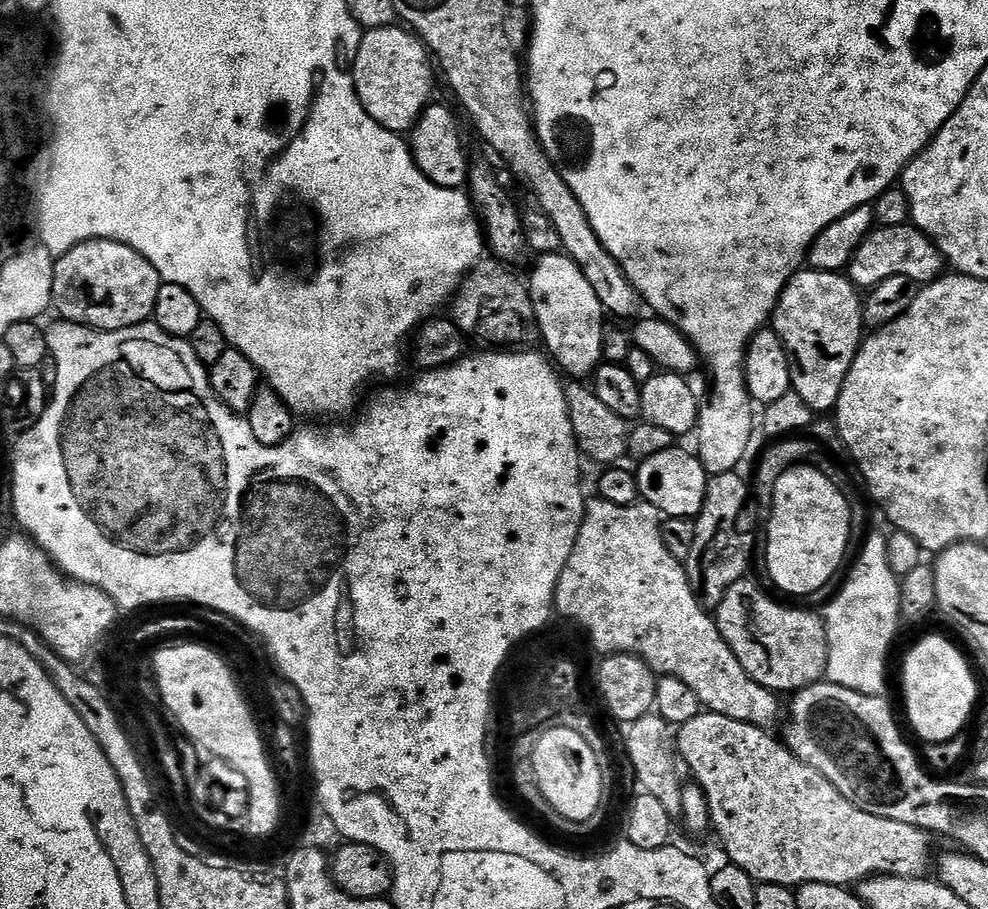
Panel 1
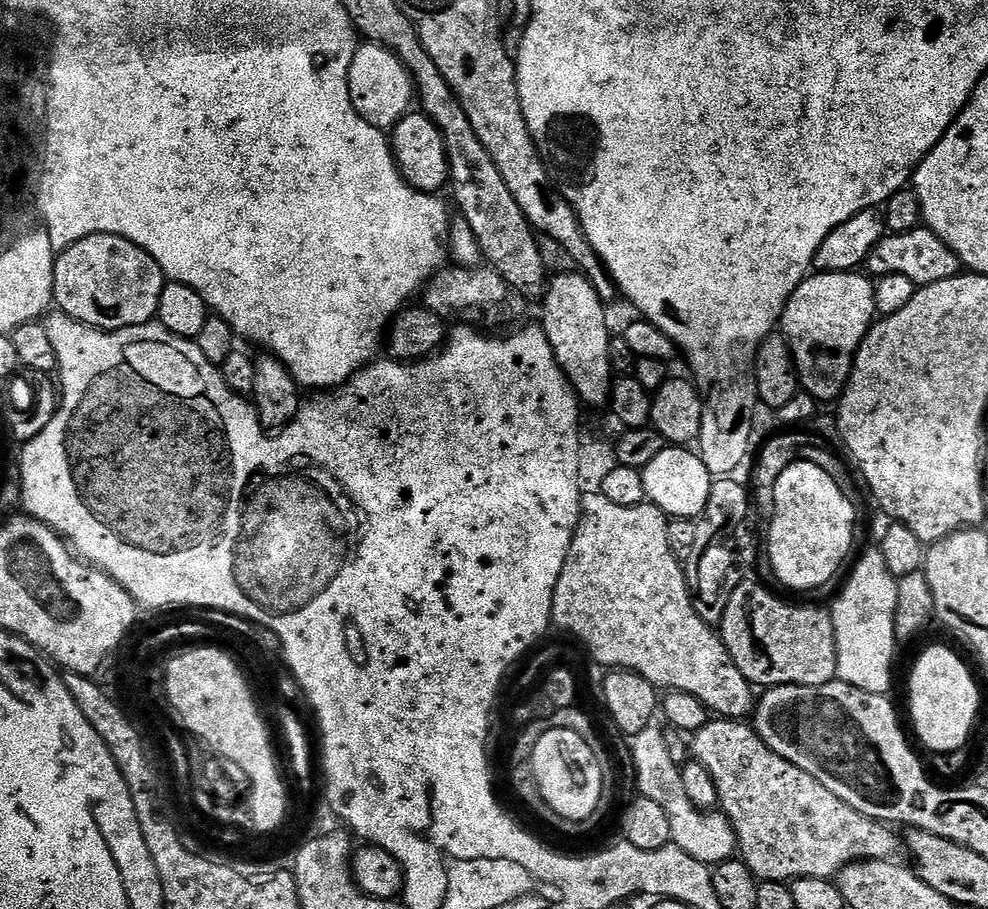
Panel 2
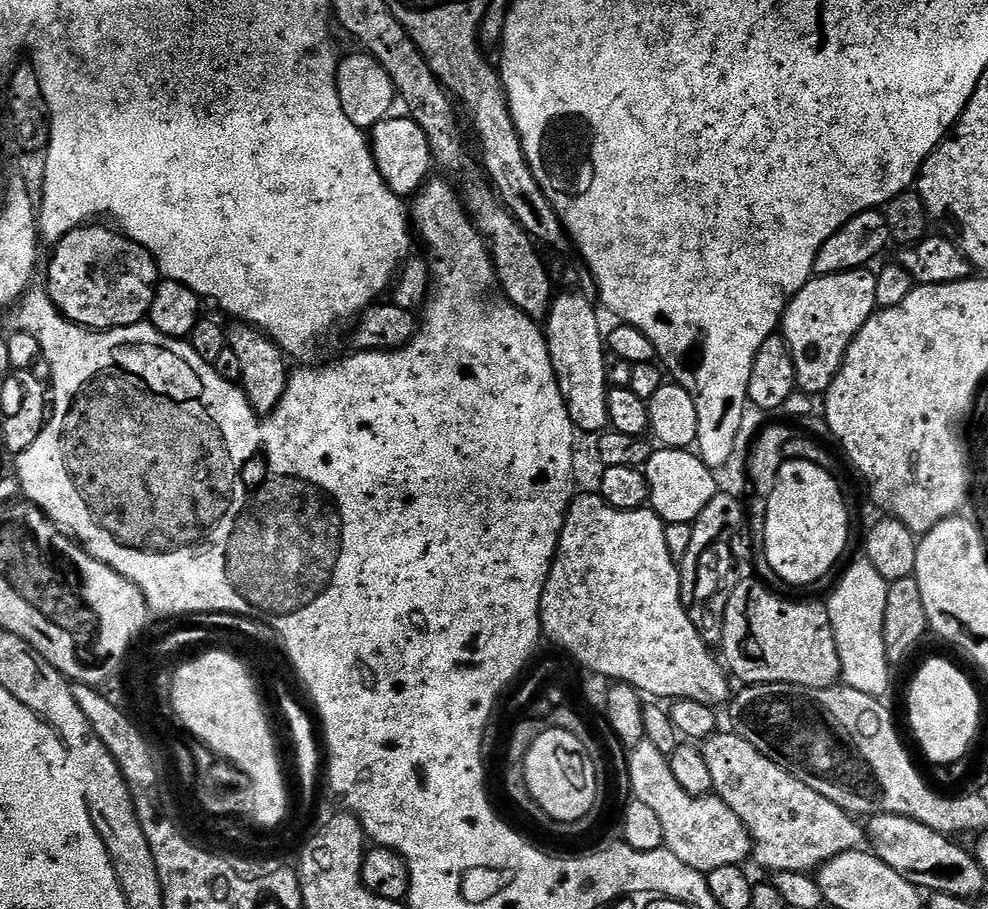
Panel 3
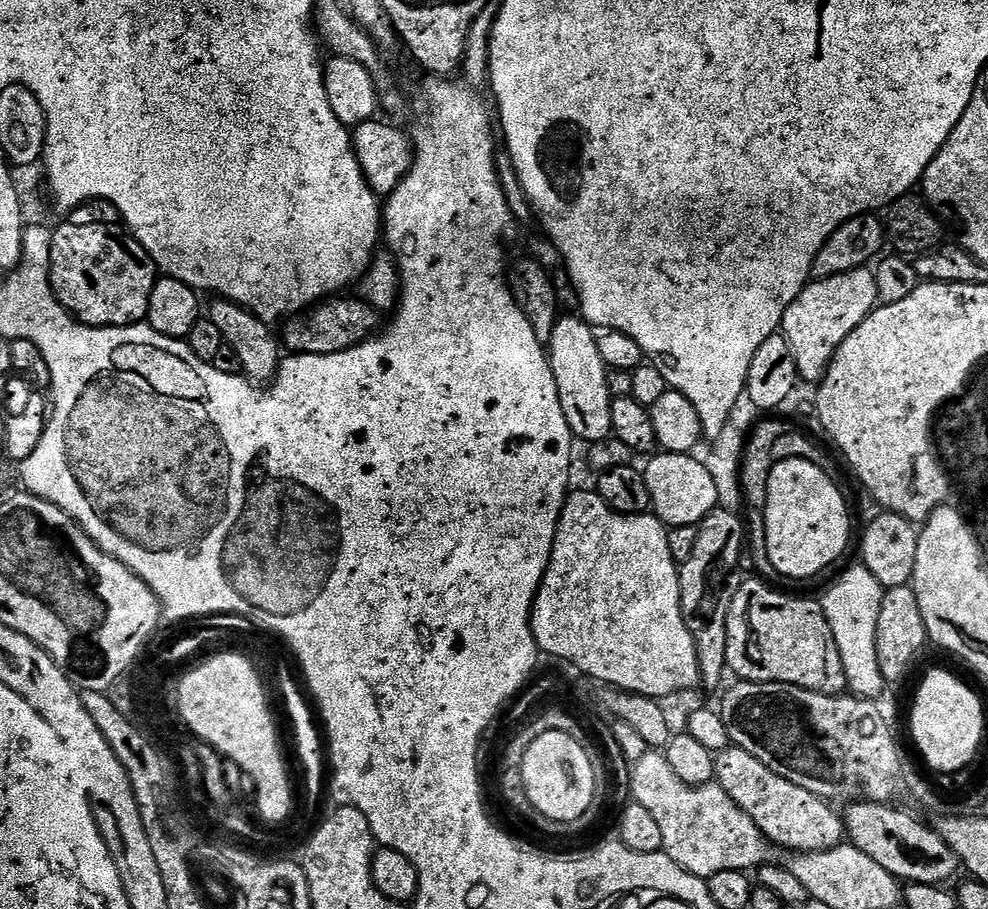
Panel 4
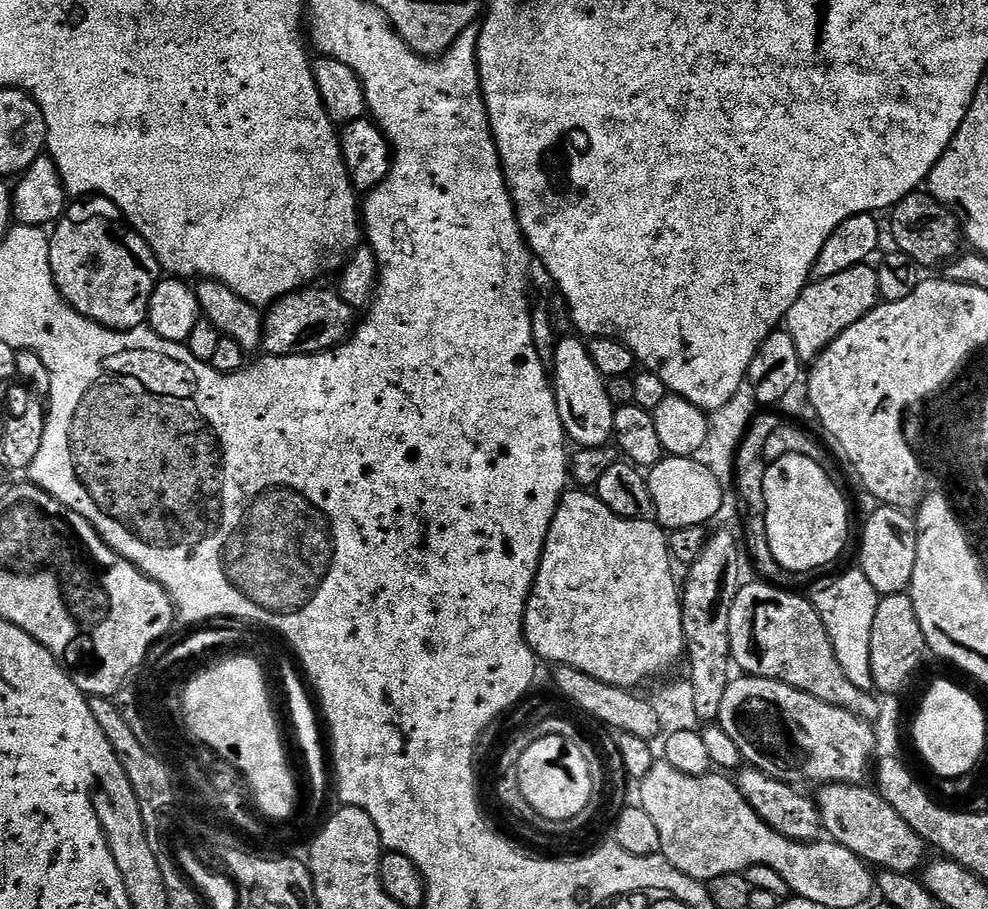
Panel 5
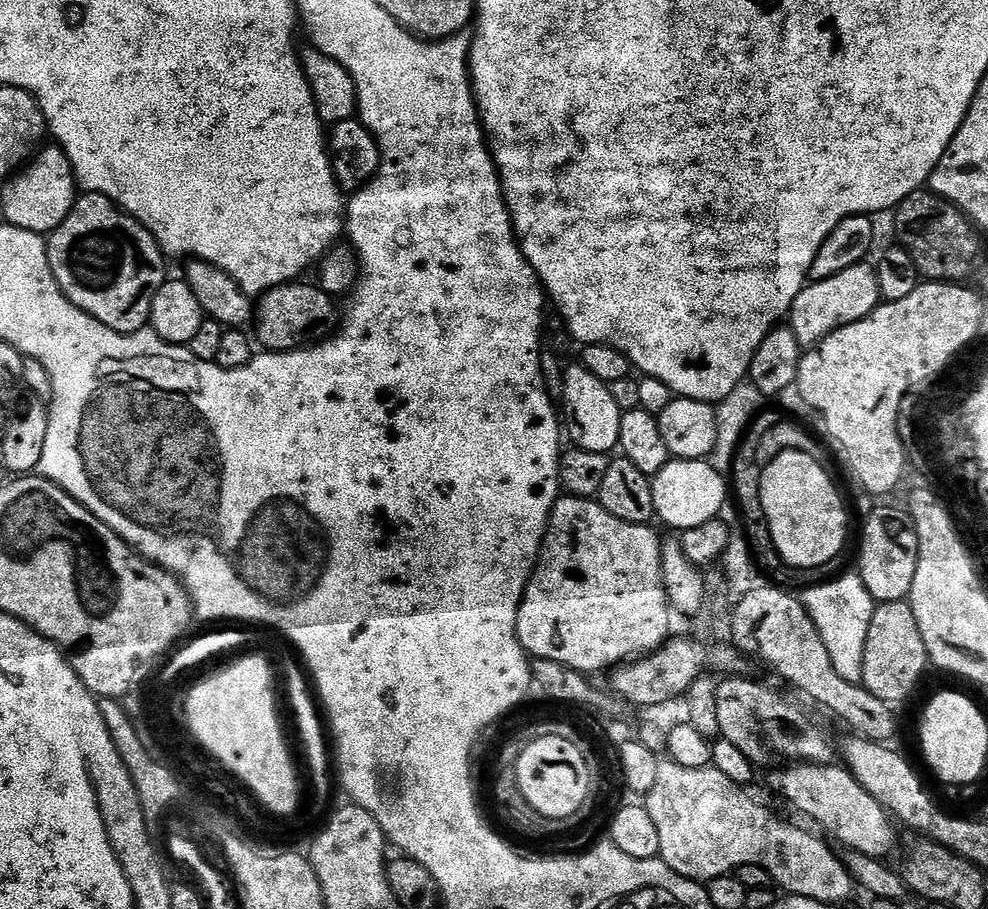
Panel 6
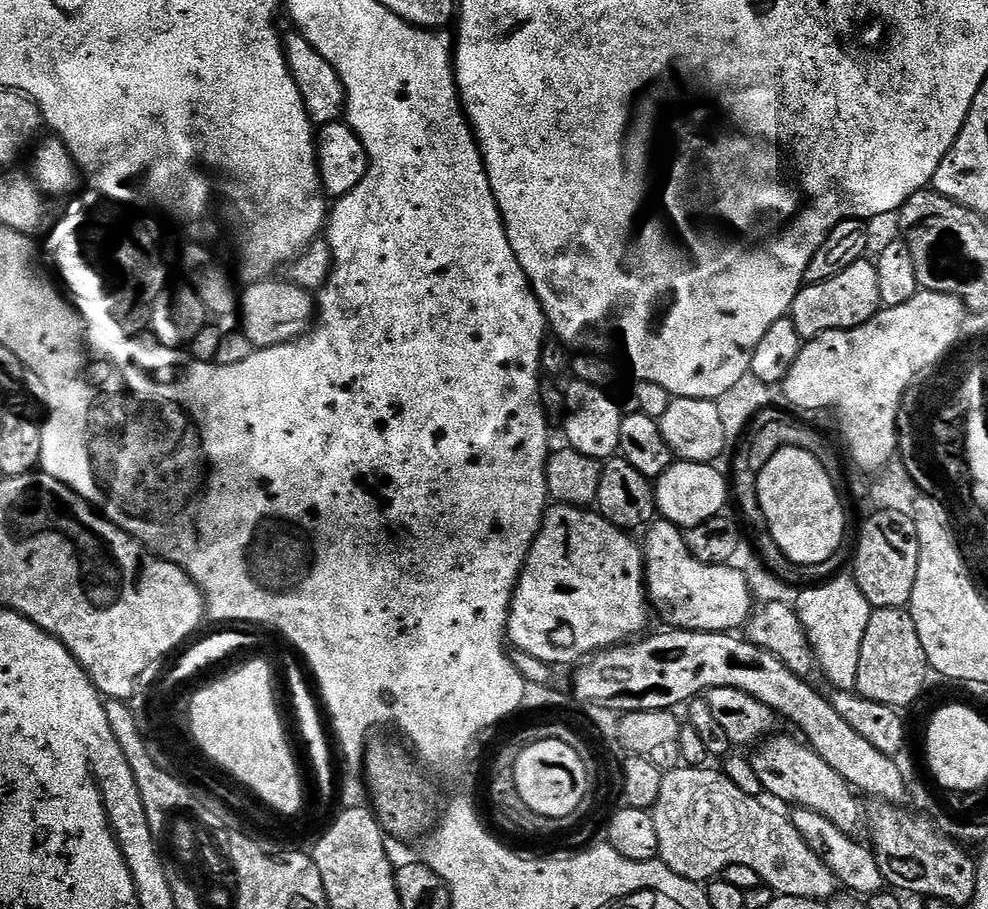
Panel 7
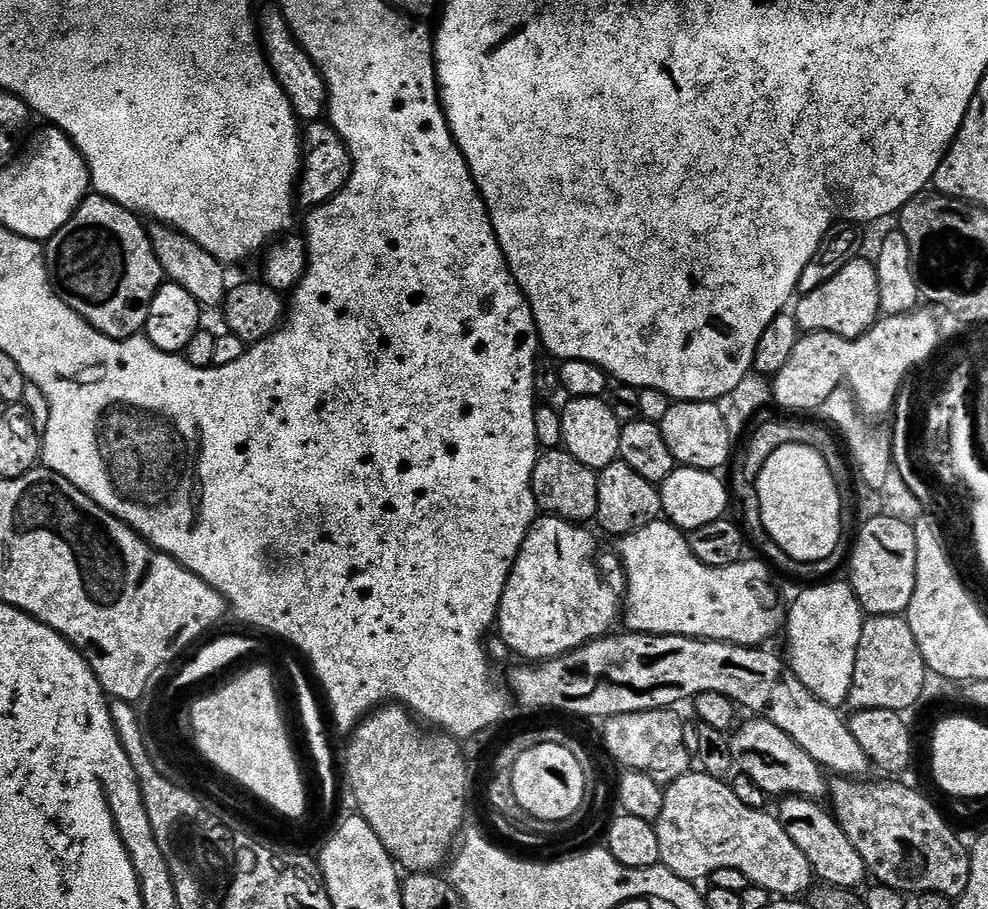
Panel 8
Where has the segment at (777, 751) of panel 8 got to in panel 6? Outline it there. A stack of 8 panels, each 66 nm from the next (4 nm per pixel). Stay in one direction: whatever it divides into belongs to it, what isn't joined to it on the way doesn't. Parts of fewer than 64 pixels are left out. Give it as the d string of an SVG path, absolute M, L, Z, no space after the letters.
M796 762L781 767L771 773L772 788L778 795L785 796L802 815L809 816L817 824L817 829L825 828L844 850L883 861L896 848L897 825L884 807L873 796L866 794L866 790L853 778L847 767L837 766L834 762Z

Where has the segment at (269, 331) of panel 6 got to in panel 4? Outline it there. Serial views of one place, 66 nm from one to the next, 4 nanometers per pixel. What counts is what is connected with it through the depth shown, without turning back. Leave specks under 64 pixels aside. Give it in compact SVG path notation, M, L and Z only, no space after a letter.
M329 298L313 307L307 314L297 314L283 325L282 344L289 353L301 356L325 356L326 354L338 354L342 350L352 348L356 344L361 344L367 340L381 327L381 313L372 308L364 300L353 298L353 300L340 300L344 298Z

